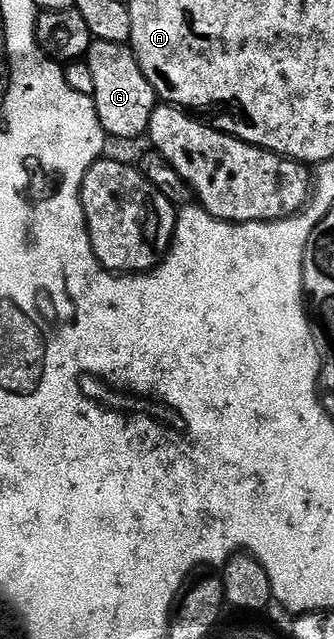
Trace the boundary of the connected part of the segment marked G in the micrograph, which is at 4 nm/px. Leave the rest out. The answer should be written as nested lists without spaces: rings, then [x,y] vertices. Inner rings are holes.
[[[95,40],[92,41],[91,51],[87,53],[85,61],[97,83],[93,97],[103,131],[112,139],[139,138],[142,134],[144,137],[151,129],[157,95],[145,72],[141,72],[134,53],[126,45],[118,46],[112,42]]]

